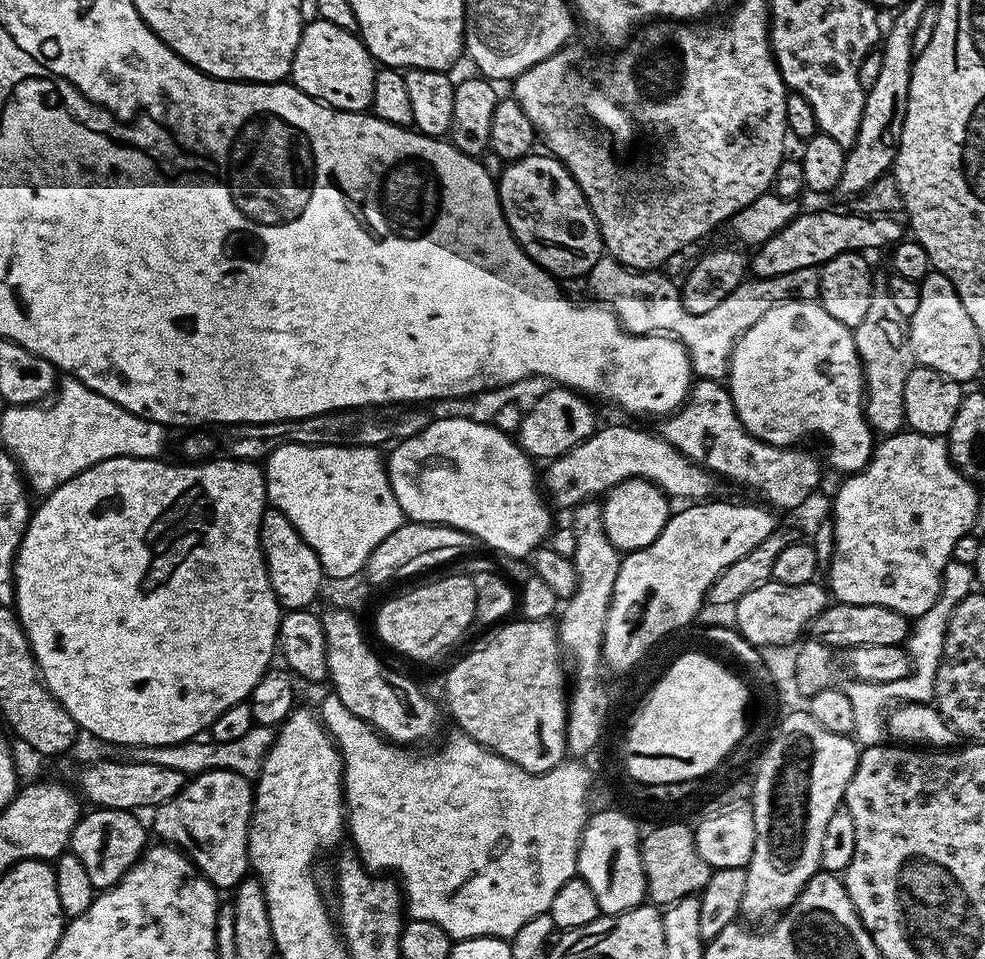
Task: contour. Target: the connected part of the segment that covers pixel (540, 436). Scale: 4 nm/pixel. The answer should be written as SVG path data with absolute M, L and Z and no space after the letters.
M555 386L549 393L542 395L534 408L523 413L518 429L518 443L529 456L539 458L544 462L551 461L563 452L568 452L578 446L583 440L591 438L597 431L596 412L591 408L589 397L572 391L571 388Z

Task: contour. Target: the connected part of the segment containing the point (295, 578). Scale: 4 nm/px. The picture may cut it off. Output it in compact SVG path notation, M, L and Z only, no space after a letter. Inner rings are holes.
M271 506L265 507L260 519L260 548L264 552L264 564L268 568L268 581L281 609L313 607L320 583L326 580L324 568L318 562L314 550L294 530L290 518Z

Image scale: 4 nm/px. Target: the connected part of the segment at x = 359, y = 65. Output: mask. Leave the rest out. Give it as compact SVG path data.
M312 18L300 29L290 80L298 90L329 108L337 108L339 112L368 112L374 98L377 67L357 33L342 30L323 18Z

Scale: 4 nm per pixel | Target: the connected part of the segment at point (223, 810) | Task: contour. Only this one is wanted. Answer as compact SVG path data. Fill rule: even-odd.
M210 770L191 777L177 796L155 809L150 828L163 843L179 848L213 888L232 890L250 872L248 823L252 821L253 799L249 777L230 770Z

